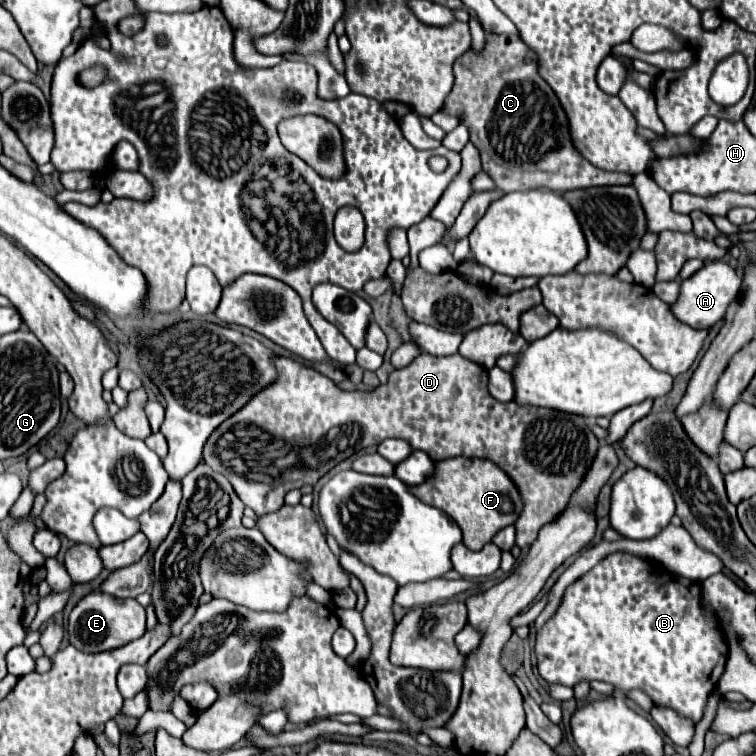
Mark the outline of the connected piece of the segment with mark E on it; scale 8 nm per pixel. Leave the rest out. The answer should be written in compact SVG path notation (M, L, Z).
M90 592L84 596L70 612L68 618L68 642L76 646L80 652L104 652L120 648L146 632L146 612L136 600L118 600L114 596L106 596L104 592Z

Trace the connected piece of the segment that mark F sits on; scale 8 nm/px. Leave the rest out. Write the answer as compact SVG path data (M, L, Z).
M448 458L434 462L434 478L410 486L410 492L424 504L444 510L462 530L462 544L470 550L480 550L492 540L492 536L516 522L522 512L522 500L514 482L490 460L478 458Z

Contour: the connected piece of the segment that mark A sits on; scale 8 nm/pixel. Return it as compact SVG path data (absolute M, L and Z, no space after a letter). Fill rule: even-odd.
M720 260L708 262L696 274L692 274L688 280L682 280L680 296L670 306L670 312L674 312L674 316L678 316L678 320L682 320L684 324L690 324L692 328L710 328L714 322L724 318L728 304L738 298L740 288L742 288L742 278L736 276L734 268L730 268L728 264L724 264Z

